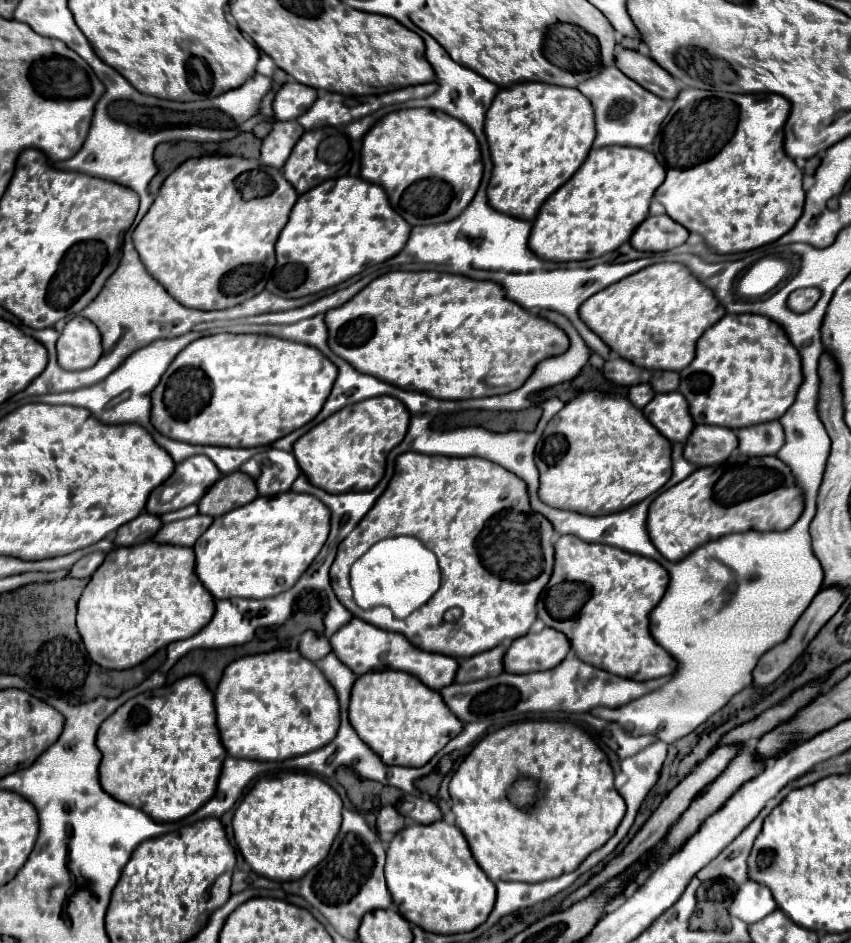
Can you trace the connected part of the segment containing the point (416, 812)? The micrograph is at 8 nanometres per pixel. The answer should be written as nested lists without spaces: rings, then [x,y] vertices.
[[[405,794],[397,802],[395,808],[399,808],[399,812],[403,812],[403,816],[413,818],[417,824],[433,824],[433,822],[443,818],[443,814],[435,802],[421,800],[421,798],[411,796],[411,794]]]

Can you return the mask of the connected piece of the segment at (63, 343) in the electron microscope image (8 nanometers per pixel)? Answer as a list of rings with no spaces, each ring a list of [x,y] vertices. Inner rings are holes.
[[[75,316],[71,322],[67,322],[57,340],[59,366],[65,370],[83,370],[91,368],[99,356],[101,334],[97,326],[83,316]]]

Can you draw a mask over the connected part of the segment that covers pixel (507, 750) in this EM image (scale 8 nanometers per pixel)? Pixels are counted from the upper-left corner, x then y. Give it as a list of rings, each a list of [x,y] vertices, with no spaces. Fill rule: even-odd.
[[[519,722],[487,734],[473,746],[453,774],[449,794],[455,824],[465,834],[475,860],[491,882],[539,882],[573,872],[593,850],[601,848],[615,834],[625,812],[625,802],[613,786],[613,770],[607,754],[581,726],[571,722]],[[519,776],[533,776],[541,782],[539,808],[535,812],[515,812],[505,800],[507,788]]]

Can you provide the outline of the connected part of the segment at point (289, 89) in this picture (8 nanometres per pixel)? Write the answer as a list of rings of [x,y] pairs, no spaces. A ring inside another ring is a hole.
[[[287,82],[275,94],[275,102],[273,102],[275,118],[295,120],[303,112],[307,112],[307,108],[311,108],[315,100],[317,100],[317,90],[313,90],[311,86],[299,82]]]

